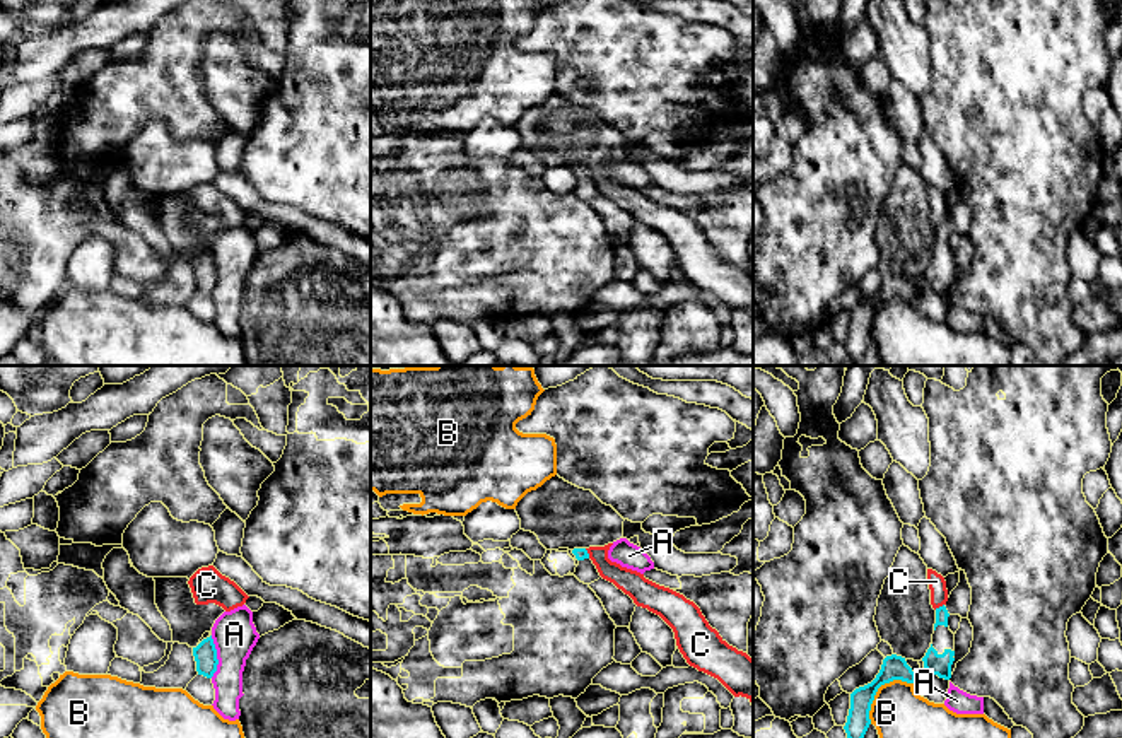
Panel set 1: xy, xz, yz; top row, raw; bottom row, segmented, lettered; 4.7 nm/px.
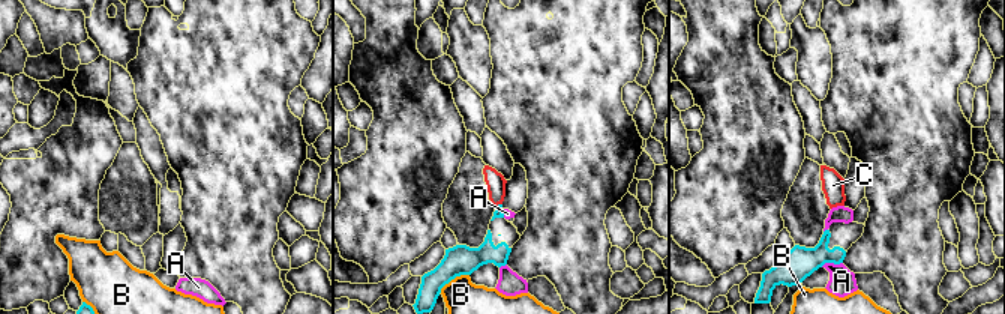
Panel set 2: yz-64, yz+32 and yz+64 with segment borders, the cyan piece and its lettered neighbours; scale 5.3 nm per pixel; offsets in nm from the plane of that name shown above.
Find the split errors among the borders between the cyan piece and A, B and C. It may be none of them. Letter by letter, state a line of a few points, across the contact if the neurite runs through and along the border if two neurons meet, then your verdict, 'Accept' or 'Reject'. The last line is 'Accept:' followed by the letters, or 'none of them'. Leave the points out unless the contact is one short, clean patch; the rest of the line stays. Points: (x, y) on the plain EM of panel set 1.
A: Reject
B: Reject
C: Line: yz (943, 221), (934, 226). Reject
Accept: none of them

